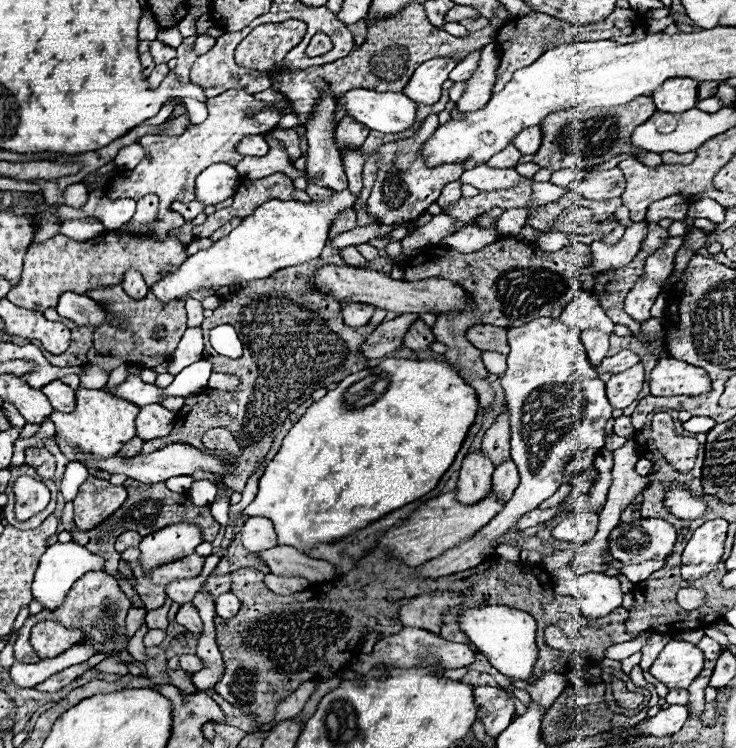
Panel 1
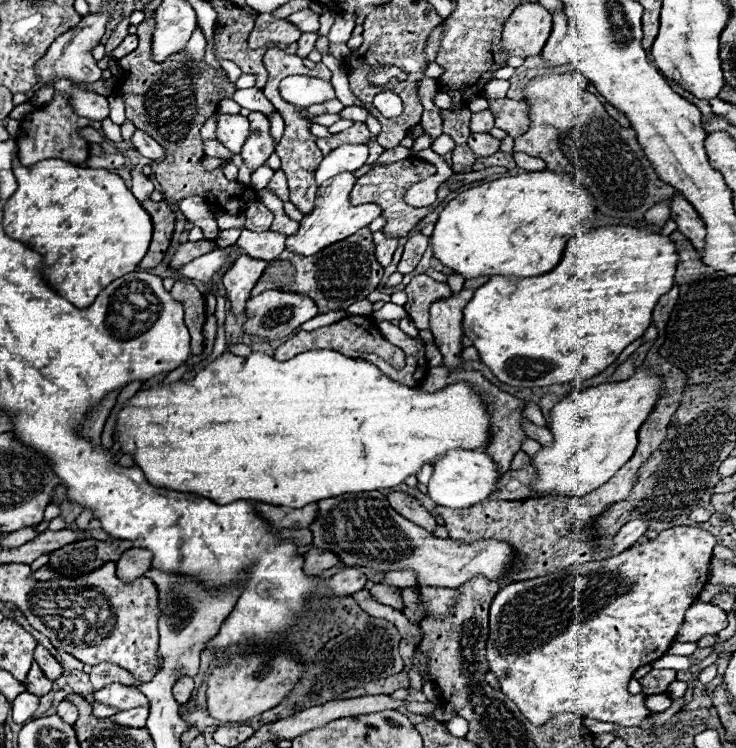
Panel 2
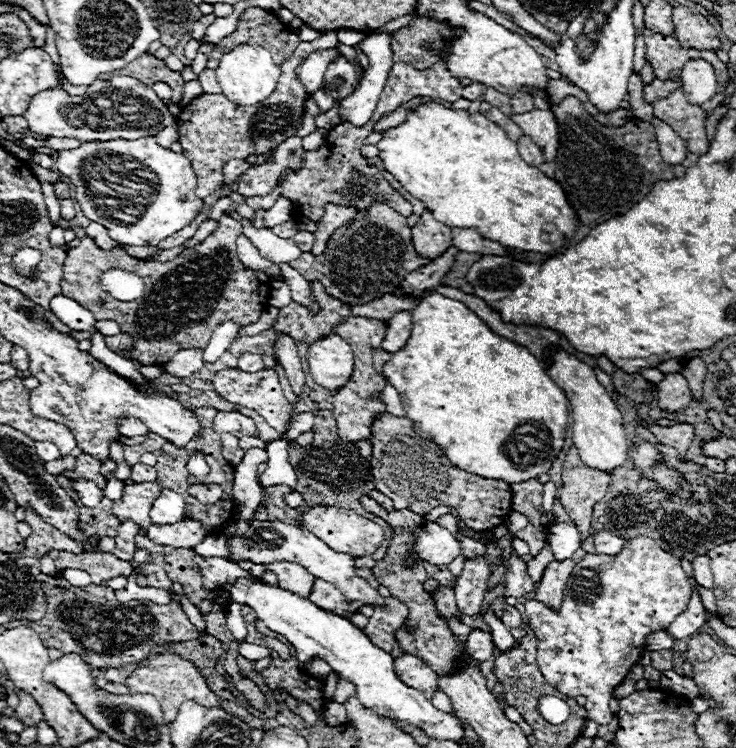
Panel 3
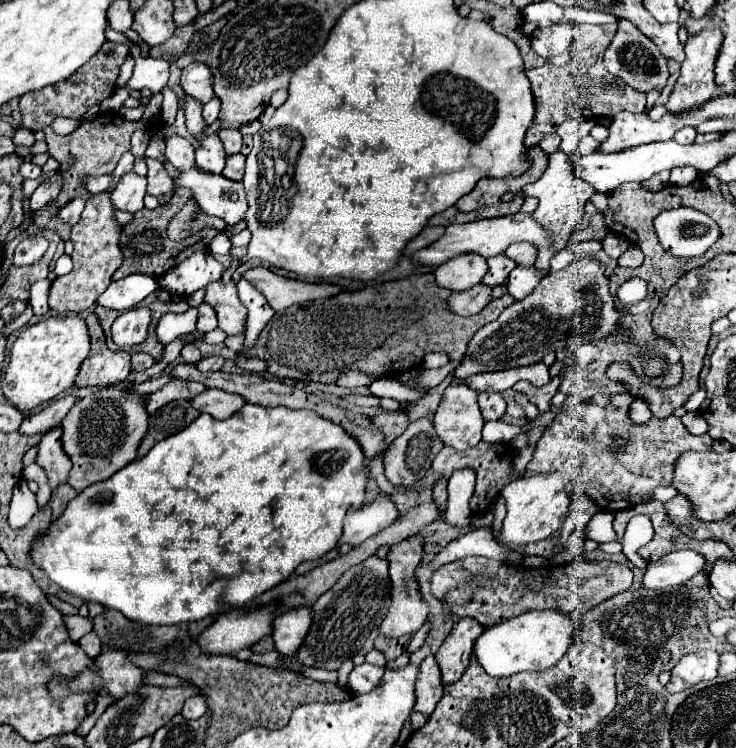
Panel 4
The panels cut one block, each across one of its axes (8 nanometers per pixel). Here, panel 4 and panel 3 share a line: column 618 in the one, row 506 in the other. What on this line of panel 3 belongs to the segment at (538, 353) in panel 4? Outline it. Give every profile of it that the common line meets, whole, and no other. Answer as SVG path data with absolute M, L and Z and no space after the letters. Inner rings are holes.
M314 506L308 512L304 512L302 518L304 518L302 528L314 532L314 536L324 540L336 552L346 552L352 556L370 556L378 550L378 546L384 540L384 530L376 522L358 516L354 510L336 508L336 506Z

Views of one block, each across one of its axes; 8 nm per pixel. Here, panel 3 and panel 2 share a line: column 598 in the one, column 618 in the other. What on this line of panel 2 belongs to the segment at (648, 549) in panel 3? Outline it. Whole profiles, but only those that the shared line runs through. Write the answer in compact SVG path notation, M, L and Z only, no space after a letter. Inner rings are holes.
M676 526L676 528L668 528L668 530L660 532L656 538L652 538L644 544L636 544L636 546L628 548L626 552L622 552L618 556L612 556L606 560L596 560L592 564L574 564L564 572L554 572L554 574L540 576L534 580L524 580L524 582L502 586L490 606L490 634L488 634L488 644L486 644L488 672L492 672L498 678L500 690L536 726L546 724L550 720L550 716L558 714L558 712L578 712L582 716L588 716L588 718L600 720L600 722L614 722L620 726L638 726L648 716L648 708L644 706L642 694L628 692L628 682L640 666L662 658L666 654L666 650L672 646L672 642L676 638L676 630L680 630L680 624L684 620L684 612L698 598L704 584L708 584L708 564L710 564L714 546L716 546L716 540L710 532L706 532L698 526Z

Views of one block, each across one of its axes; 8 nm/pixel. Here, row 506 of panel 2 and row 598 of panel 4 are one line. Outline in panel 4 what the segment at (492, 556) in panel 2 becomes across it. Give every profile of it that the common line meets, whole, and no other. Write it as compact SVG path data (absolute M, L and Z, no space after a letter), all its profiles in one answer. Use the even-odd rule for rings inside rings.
M368 558L356 566L352 566L348 572L342 574L342 578L312 604L312 626L296 654L290 656L290 664L286 668L292 668L296 672L302 672L302 668L324 668L324 670L338 670L344 660L350 660L366 642L366 638L380 628L380 622L384 620L388 612L388 602L392 596L392 584L388 576L388 562L382 558Z

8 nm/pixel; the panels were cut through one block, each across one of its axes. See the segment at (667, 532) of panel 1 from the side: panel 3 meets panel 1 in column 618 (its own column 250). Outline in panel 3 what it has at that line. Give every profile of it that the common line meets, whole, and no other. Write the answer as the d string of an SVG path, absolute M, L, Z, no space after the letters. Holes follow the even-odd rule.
M256 520L250 524L250 528L244 536L238 536L238 534L226 536L226 542L230 548L230 560L236 564L244 562L244 560L250 560L254 564L270 564L274 560L290 560L290 562L304 566L312 576L334 584L348 600L362 600L366 604L384 606L384 598L378 594L378 590L374 590L364 578L356 576L354 560L348 554L334 552L322 540L318 540L318 536L314 536L312 532L302 530L294 524L284 524L278 520L272 520L272 522Z

